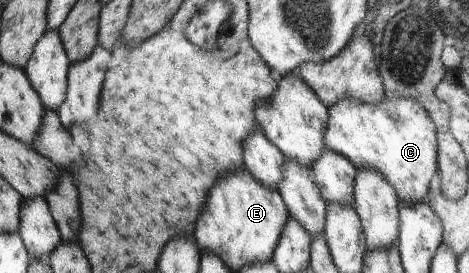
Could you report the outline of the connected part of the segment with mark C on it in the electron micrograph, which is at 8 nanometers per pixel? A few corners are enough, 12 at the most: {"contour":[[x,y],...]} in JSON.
{"contour":[[347,95],[324,144],[427,201],[436,126],[420,101]]}

